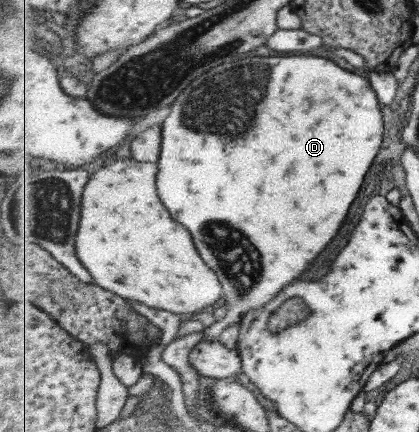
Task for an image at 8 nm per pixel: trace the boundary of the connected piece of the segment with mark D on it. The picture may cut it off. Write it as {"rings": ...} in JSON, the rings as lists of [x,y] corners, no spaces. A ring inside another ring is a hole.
{"rings":[[[245,55],[216,66],[213,70],[206,72],[205,76],[203,75],[194,80],[194,83],[189,84],[188,90],[173,102],[162,128],[163,143],[158,162],[160,171],[157,174],[158,194],[162,196],[162,202],[166,204],[166,208],[170,208],[170,212],[174,212],[174,216],[178,216],[178,220],[182,220],[182,224],[186,224],[186,228],[190,228],[190,232],[194,232],[194,240],[198,240],[198,250],[202,252],[202,256],[206,256],[206,264],[210,264],[210,268],[214,268],[214,272],[218,272],[218,276],[222,276],[222,288],[226,288],[226,296],[223,299],[229,309],[225,317],[218,321],[215,320],[211,325],[202,329],[205,340],[220,337],[229,326],[241,324],[247,312],[266,306],[288,284],[302,278],[304,272],[310,270],[308,264],[312,264],[340,232],[354,200],[358,198],[358,194],[366,182],[366,176],[368,176],[378,152],[381,151],[384,132],[386,132],[384,120],[382,120],[382,104],[377,92],[372,88],[371,81],[368,78],[360,78],[360,76],[356,78],[354,71],[348,72],[326,57],[314,58],[314,56],[270,56],[270,58],[254,56],[254,58],[250,58],[250,55]],[[236,68],[238,68],[238,108],[236,108]]]}

